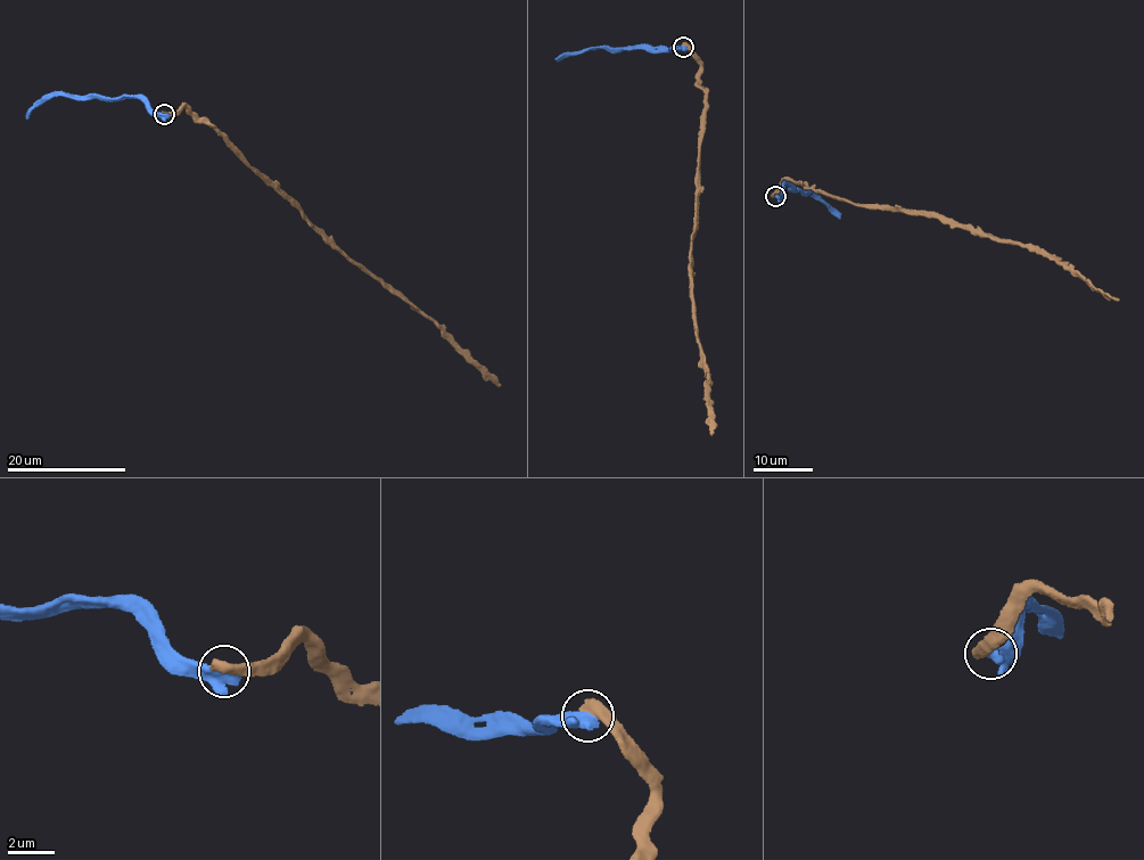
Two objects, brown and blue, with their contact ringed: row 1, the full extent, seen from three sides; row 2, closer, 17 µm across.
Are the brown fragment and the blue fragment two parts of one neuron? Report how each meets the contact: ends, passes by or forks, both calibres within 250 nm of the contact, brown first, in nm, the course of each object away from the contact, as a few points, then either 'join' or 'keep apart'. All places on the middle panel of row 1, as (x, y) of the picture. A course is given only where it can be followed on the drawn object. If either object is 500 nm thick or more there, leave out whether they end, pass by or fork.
550 nm thick on the brown side, 700 nm on the other; brown runs (683, 47), (700, 64), (706, 100), (690, 286), (714, 414), (710, 435); blue runs (683, 47), (648, 51), (644, 47), (602, 47), (565, 52), (554, 59); keep apart

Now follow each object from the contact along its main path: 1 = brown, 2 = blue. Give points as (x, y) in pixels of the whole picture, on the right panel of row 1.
1: (775, 196), (791, 179), (856, 204), (927, 211), (1055, 255), (1119, 300)
2: (775, 196), (779, 198), (786, 183), (819, 197), (840, 219)

